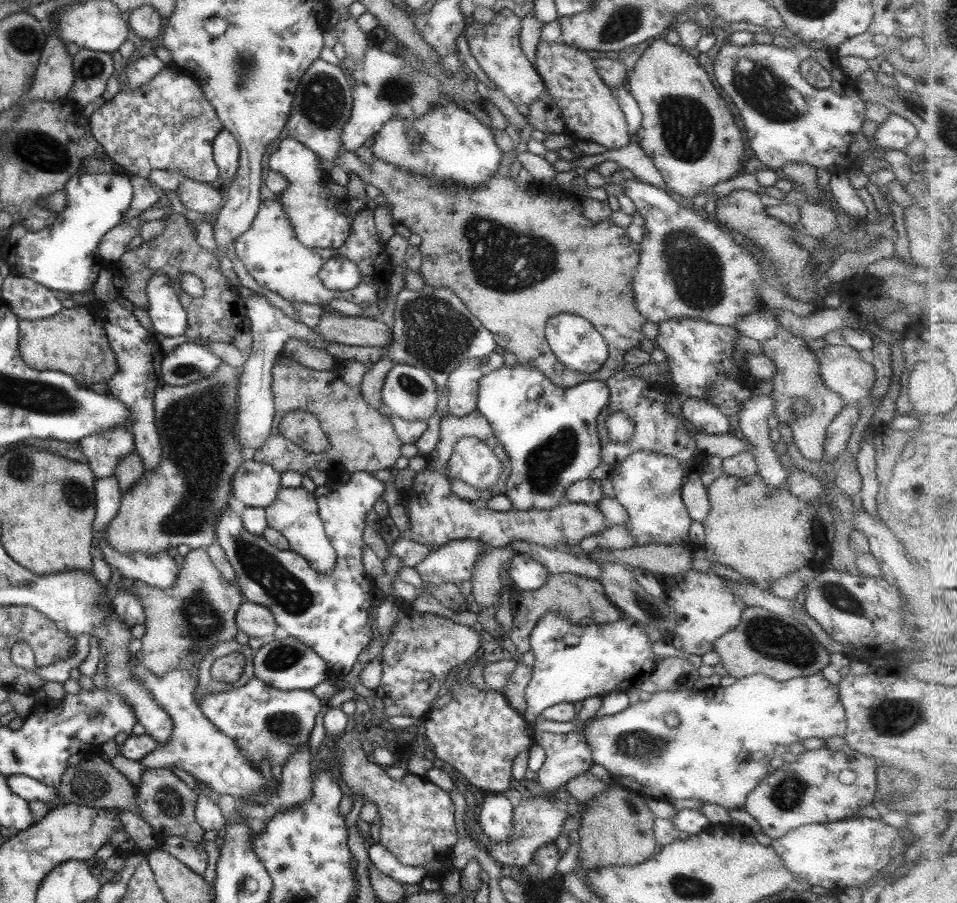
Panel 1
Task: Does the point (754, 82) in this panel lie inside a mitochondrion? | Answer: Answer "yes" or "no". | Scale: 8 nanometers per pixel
yes

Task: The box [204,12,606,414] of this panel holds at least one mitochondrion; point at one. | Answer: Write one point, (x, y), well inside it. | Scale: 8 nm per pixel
(506, 260)

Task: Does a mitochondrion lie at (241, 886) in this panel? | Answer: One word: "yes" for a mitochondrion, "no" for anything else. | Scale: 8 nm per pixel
no

